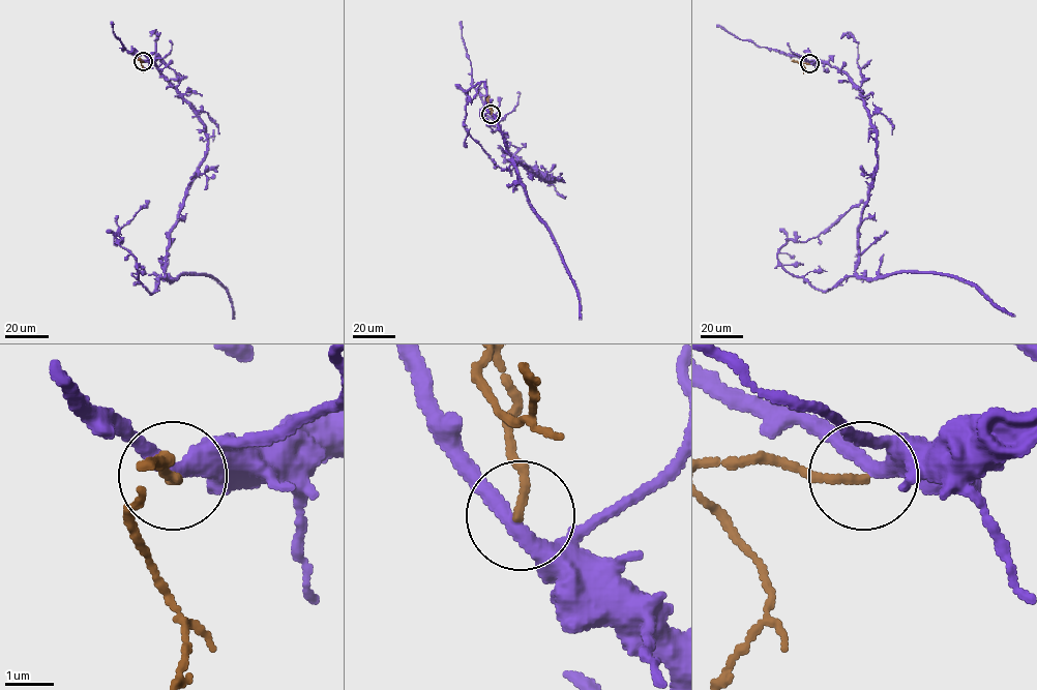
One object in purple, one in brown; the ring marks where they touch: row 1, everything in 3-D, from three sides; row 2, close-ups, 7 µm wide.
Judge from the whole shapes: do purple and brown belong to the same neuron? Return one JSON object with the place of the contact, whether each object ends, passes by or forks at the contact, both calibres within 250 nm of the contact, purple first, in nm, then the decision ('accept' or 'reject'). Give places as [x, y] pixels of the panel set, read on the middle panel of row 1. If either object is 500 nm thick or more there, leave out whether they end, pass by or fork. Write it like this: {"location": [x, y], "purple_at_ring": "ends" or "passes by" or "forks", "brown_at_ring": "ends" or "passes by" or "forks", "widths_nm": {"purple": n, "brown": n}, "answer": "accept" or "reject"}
{"location": [491, 114], "purple_at_ring": "passes by", "brown_at_ring": "ends", "widths_nm": {"purple": 340, "brown": 160}, "answer": "reject"}

